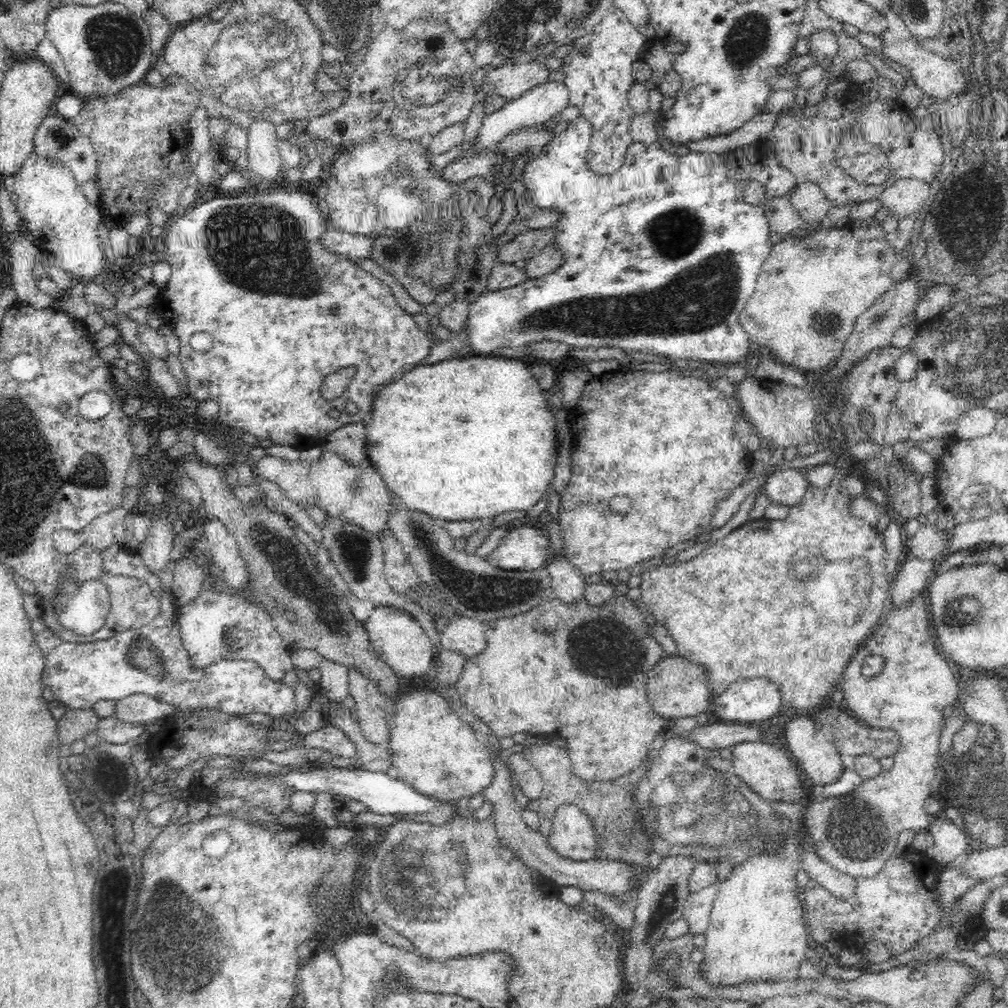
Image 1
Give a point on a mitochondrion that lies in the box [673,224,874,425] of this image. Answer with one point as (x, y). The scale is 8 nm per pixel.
(828, 323)

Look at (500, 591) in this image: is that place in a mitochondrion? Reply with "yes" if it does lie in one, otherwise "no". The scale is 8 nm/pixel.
yes

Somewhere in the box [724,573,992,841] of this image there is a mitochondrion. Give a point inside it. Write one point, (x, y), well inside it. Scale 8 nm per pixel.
(958, 614)

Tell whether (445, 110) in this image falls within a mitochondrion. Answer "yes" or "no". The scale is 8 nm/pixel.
yes

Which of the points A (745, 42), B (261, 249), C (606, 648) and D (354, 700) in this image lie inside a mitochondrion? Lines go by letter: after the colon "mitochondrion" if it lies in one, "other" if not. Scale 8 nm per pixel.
A: mitochondrion
B: mitochondrion
C: mitochondrion
D: other

